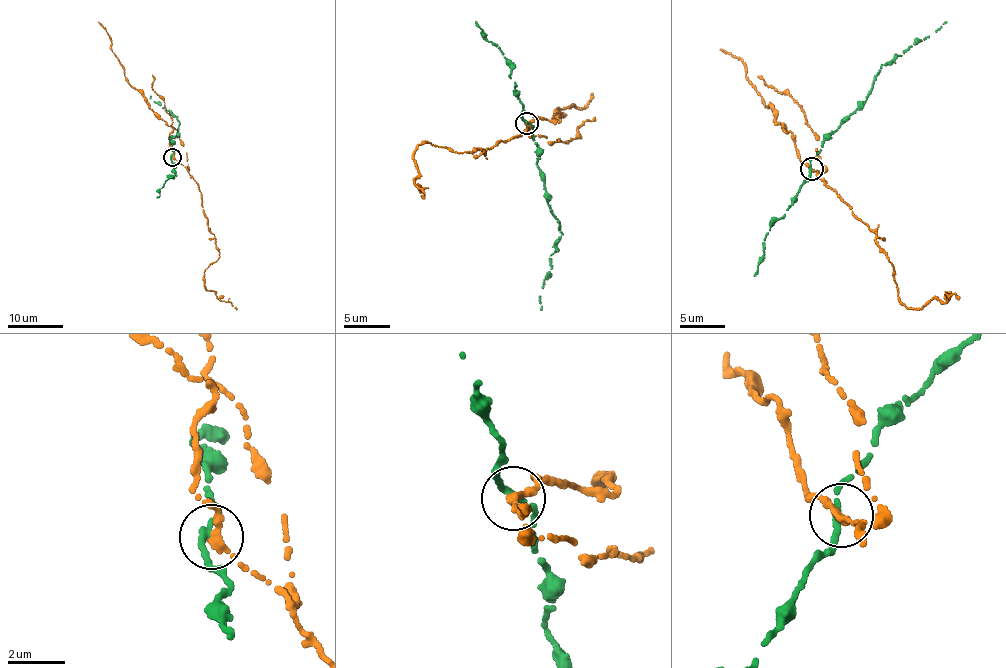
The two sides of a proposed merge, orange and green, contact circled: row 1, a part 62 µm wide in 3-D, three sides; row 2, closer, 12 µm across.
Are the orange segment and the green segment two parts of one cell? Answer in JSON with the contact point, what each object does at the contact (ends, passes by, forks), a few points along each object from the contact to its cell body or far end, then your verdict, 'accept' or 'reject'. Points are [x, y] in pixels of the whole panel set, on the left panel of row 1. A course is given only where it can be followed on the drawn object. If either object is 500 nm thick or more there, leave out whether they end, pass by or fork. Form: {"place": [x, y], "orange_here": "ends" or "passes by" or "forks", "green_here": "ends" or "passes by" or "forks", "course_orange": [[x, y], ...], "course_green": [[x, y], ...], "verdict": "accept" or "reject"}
{"place": [172, 157], "orange_here": "passes by", "green_here": "passes by", "course_orange": [[172, 157], [197, 183], [219, 254], [204, 271], [203, 284], [220, 301], [237, 309]], "course_green": [[171, 156], [173, 151], [169, 139], [177, 133], [178, 119], [150, 99], [150, 95]], "verdict": "reject"}

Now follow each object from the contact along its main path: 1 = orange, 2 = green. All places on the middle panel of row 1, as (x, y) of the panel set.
1: (526, 123), (531, 127), (484, 152), (480, 147), (454, 152), (427, 140), (417, 146), (414, 184), (424, 198)
2: (526, 121), (534, 127), (532, 140), (538, 145), (536, 164), (547, 204), (560, 228), (539, 295), (541, 309)

